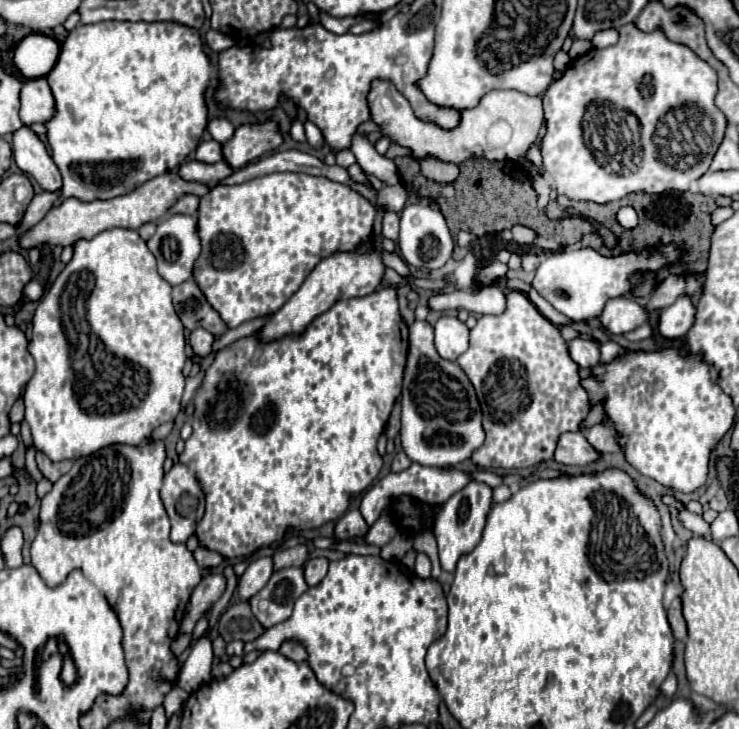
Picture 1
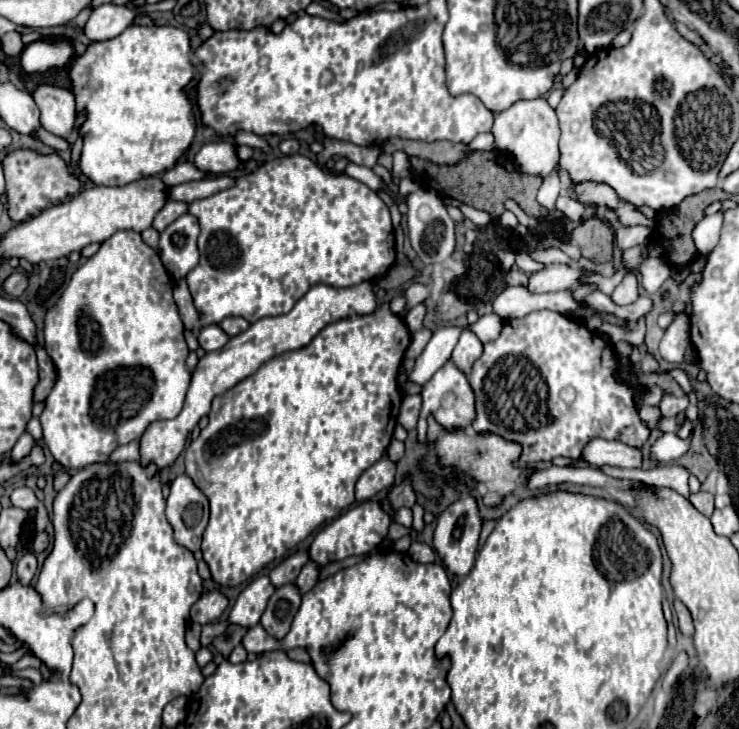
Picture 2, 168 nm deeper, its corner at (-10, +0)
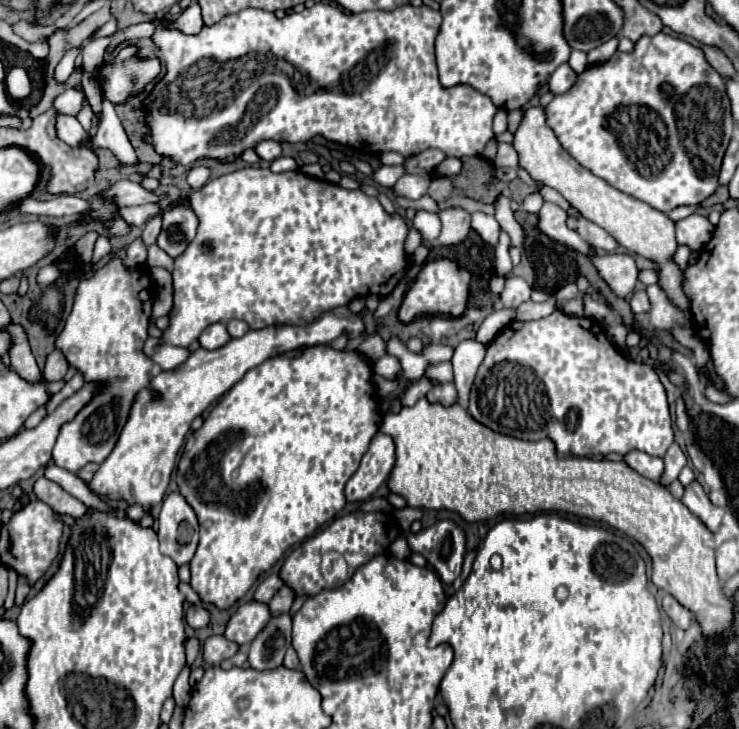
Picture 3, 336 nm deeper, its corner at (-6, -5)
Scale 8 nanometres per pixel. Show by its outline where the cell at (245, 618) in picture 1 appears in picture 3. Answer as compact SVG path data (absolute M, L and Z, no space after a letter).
M188 638L185 645L186 665L191 666L201 651L201 644L197 638Z

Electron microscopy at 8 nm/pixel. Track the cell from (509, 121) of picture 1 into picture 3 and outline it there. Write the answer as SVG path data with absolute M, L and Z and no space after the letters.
M542 106L524 108L522 120L520 120L520 124L514 132L512 146L518 154L520 168L526 170L532 180L558 190L570 202L572 208L576 208L584 218L588 218L590 222L598 224L608 234L612 234L616 238L616 242L620 246L624 246L626 250L654 260L660 266L660 286L664 288L668 298L674 304L678 304L680 308L684 308L686 312L690 312L688 310L688 298L682 292L682 272L670 260L670 256L674 254L678 244L676 244L676 238L674 238L674 222L666 214L654 210L646 202L640 202L640 200L612 188L608 182L594 176L590 170L582 168L560 146L556 134L546 124L546 114L544 114Z

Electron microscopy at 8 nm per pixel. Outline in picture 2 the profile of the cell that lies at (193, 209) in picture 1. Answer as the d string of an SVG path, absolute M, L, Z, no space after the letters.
M166 201L166 205L158 211L158 215L154 217L154 223L152 227L156 231L164 231L172 221L176 221L176 217L184 215L188 211L188 205L186 203L178 203L178 201Z

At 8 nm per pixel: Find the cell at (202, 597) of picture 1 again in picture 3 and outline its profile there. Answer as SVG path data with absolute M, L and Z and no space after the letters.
M190 606L186 610L186 622L190 628L198 630L198 628L204 628L210 624L210 612L204 608L204 606Z

